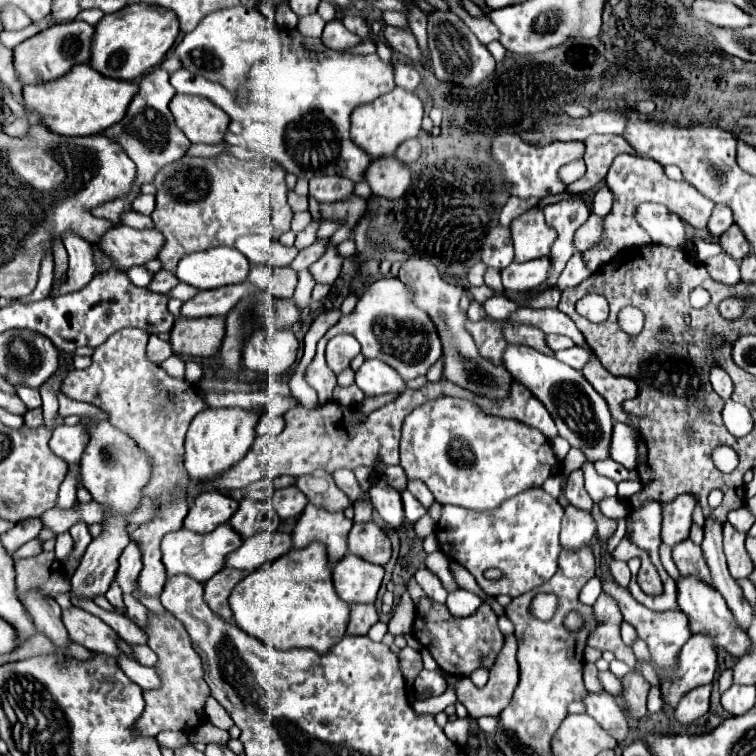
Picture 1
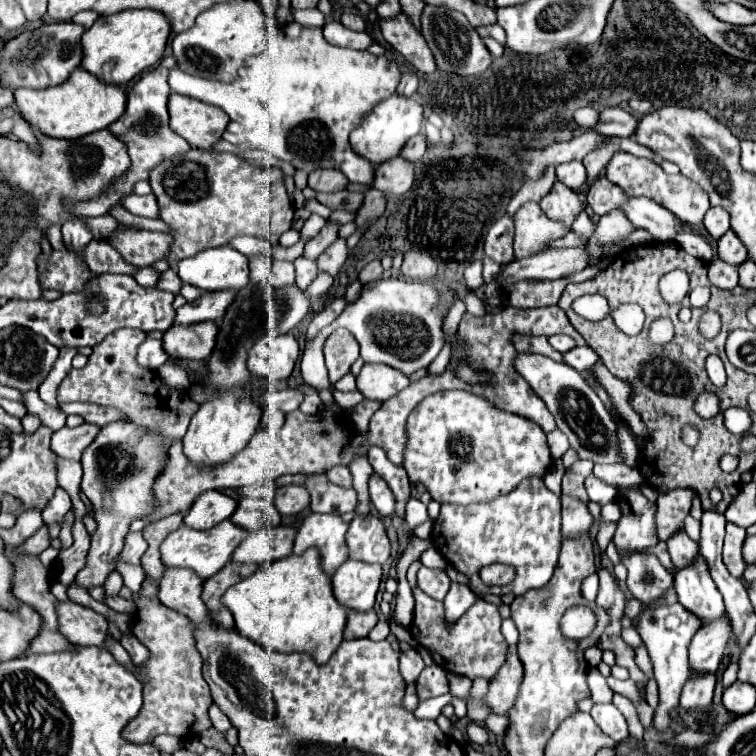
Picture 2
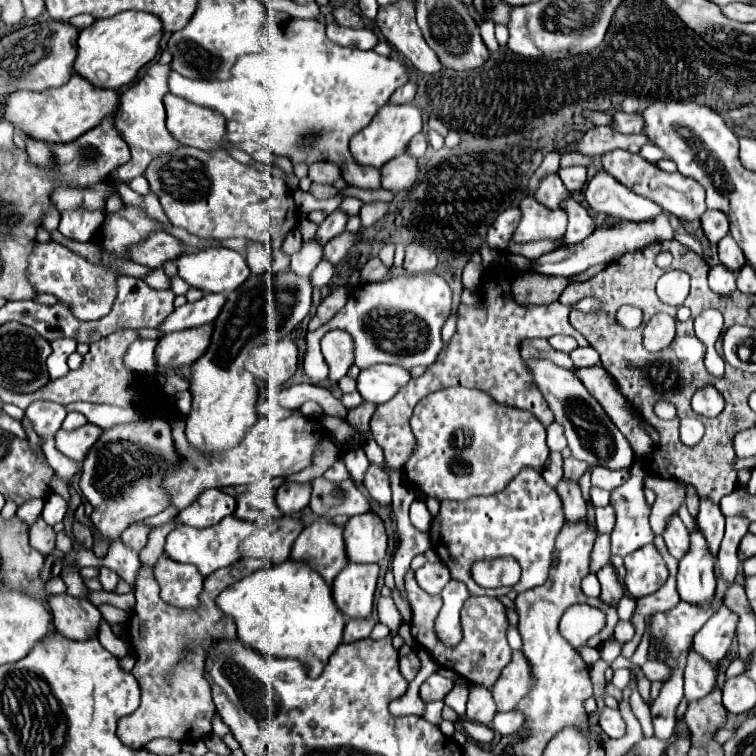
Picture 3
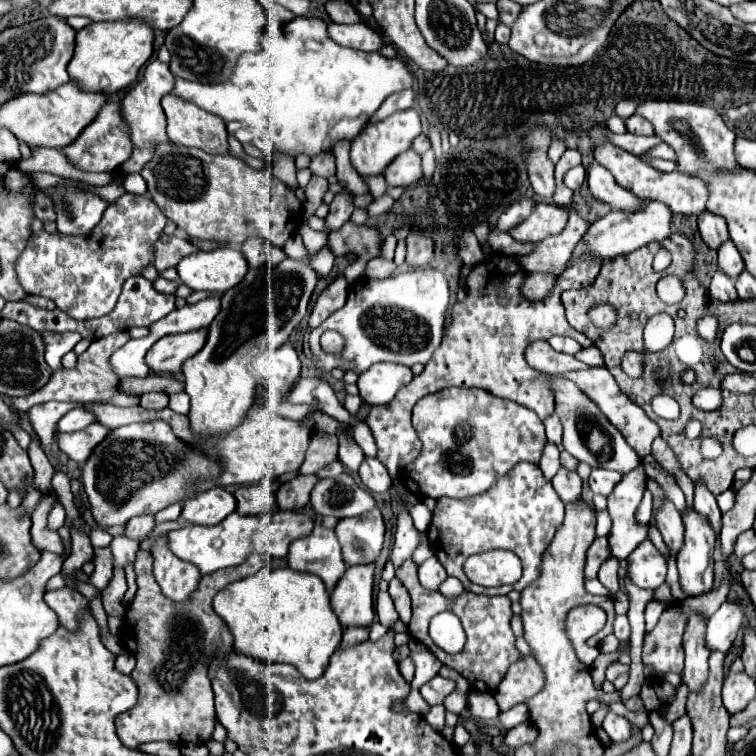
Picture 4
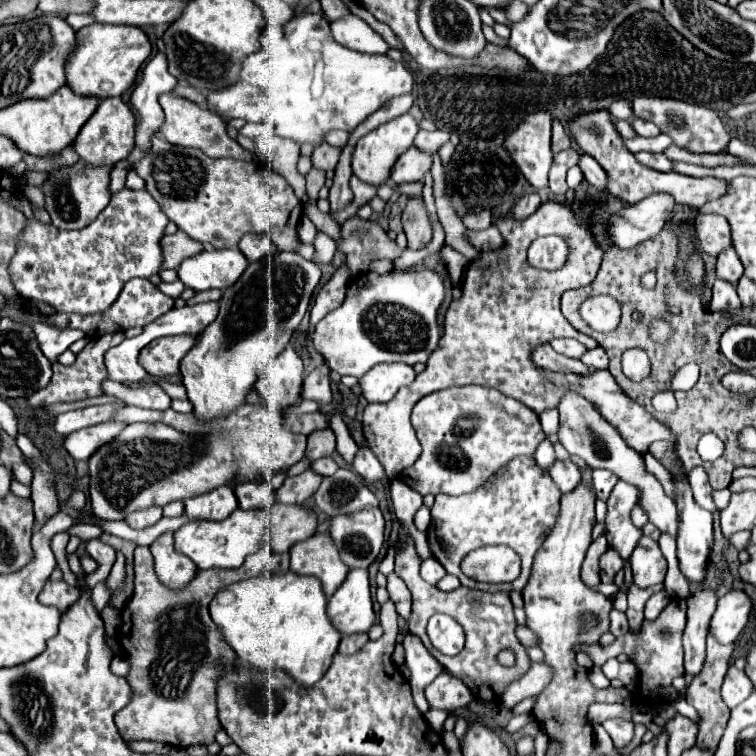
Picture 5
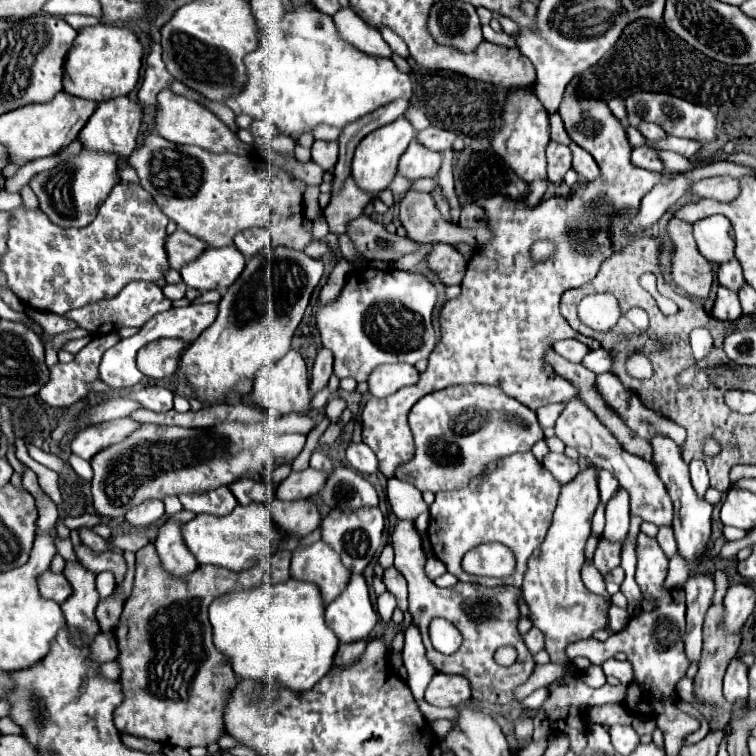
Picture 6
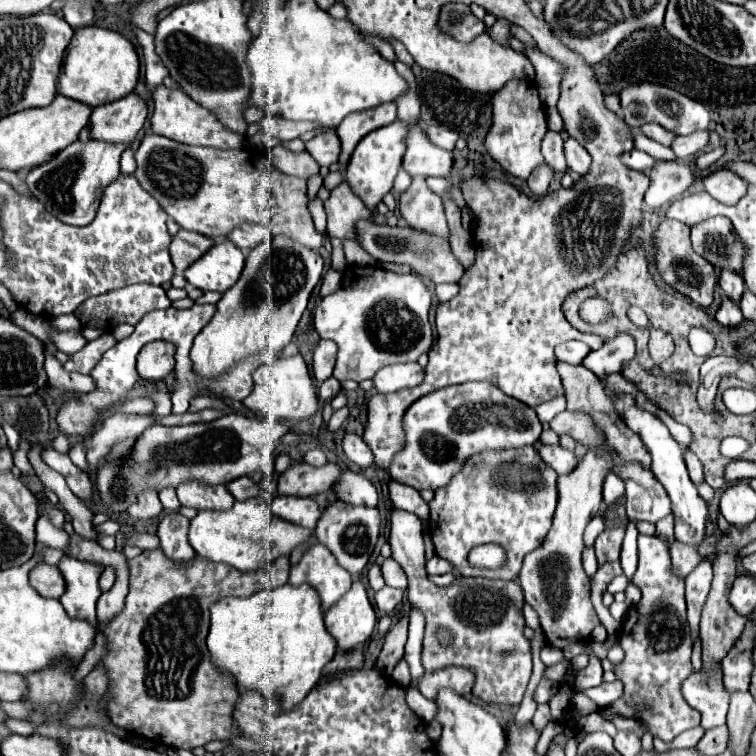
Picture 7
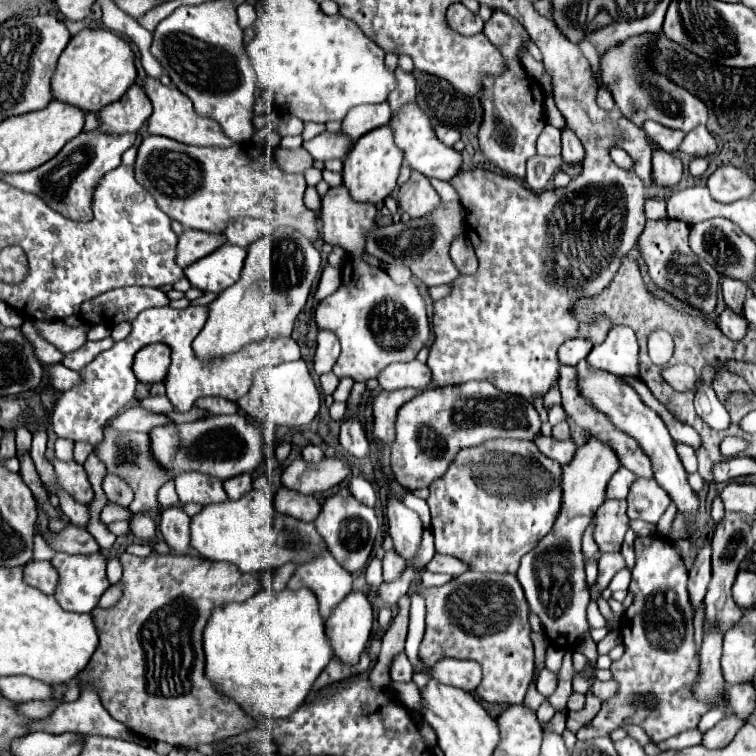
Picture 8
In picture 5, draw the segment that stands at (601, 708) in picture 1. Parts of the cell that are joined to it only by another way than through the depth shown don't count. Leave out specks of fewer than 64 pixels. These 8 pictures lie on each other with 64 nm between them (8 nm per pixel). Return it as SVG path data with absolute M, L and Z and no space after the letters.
M614 718L614 720L606 720L602 726L612 736L616 748L626 748L634 738L634 724L632 722Z

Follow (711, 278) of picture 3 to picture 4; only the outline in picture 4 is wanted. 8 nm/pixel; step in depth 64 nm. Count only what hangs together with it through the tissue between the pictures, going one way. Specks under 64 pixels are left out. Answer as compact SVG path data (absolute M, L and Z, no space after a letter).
M716 272L710 284L710 298L718 300L718 302L734 302L738 300L736 288L734 288L734 280L728 278L722 272Z

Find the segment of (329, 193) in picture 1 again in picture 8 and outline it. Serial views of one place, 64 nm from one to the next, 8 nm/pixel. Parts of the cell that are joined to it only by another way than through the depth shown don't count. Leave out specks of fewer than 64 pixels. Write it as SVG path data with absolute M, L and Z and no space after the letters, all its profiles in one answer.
M328 132L314 136L312 140L304 142L304 148L312 154L312 158L324 162L328 158L344 158L352 148L352 140L344 136L344 132Z

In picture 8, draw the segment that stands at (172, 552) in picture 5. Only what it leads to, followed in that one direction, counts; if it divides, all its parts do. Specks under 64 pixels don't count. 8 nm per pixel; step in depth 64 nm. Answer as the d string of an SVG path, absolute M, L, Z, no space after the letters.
M164 508L160 516L160 532L176 554L190 552L190 516L180 508Z

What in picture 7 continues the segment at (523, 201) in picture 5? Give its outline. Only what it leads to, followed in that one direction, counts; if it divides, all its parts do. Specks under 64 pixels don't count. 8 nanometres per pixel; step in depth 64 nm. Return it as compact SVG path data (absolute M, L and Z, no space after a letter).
M544 162L540 168L536 168L536 172L532 172L532 176L528 178L528 186L530 186L532 194L534 196L544 196L546 190L548 190L548 184L552 180L552 176L554 176L554 170L552 170L550 164Z

